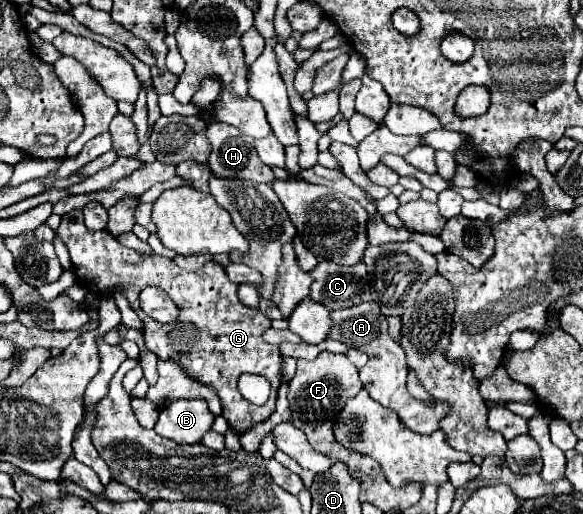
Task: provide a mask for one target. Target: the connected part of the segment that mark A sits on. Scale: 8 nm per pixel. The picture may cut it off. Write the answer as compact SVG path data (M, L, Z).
M363 302L345 310L333 310L331 312L333 318L333 330L331 330L331 338L345 342L349 348L357 348L363 350L369 356L369 362L359 370L359 378L363 382L363 386L367 388L367 392L371 394L371 398L379 404L383 404L385 408L391 408L399 414L401 422L405 422L405 426L409 426L415 432L437 432L439 422L451 412L451 406L447 402L425 402L419 398L413 398L407 388L405 388L405 380L407 380L407 364L405 364L405 354L403 348L387 334L387 318L381 314L381 308L375 302Z

